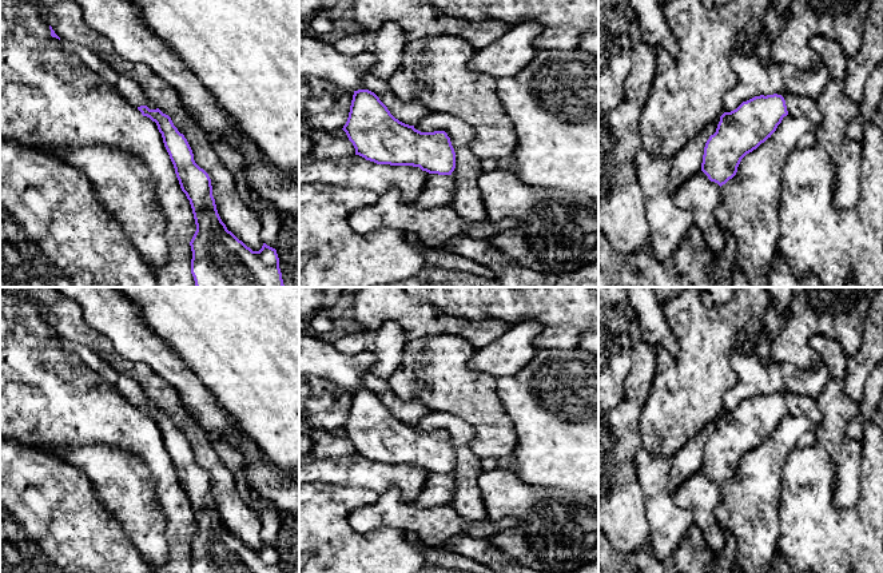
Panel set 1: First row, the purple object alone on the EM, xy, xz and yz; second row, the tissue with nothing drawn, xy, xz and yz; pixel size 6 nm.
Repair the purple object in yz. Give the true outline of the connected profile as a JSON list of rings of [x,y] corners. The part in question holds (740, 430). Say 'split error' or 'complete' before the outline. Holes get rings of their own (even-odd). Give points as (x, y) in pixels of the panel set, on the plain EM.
complete | [[[777,393],[755,395],[743,401],[736,409],[724,411],[716,431],[705,442],[701,470],[721,486],[736,474],[741,458],[771,437],[787,414],[785,399]]]

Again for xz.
complete | [[[369,389],[354,390],[342,427],[355,454],[377,463],[413,465],[438,474],[452,474],[456,451],[445,430],[421,431],[395,418]]]

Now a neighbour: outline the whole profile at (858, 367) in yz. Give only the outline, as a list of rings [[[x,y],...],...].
[[[878,290],[868,313],[859,351],[847,357],[843,387],[858,405],[863,401],[864,386],[874,367],[883,363],[883,290]]]

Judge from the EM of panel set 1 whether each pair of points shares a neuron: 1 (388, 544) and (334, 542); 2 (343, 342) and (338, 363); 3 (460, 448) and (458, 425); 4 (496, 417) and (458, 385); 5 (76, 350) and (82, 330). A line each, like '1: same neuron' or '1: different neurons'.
1: same neuron
2: different neurons
3: same neuron
4: same neuron
5: different neurons

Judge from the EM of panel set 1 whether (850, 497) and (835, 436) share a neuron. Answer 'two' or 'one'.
one

